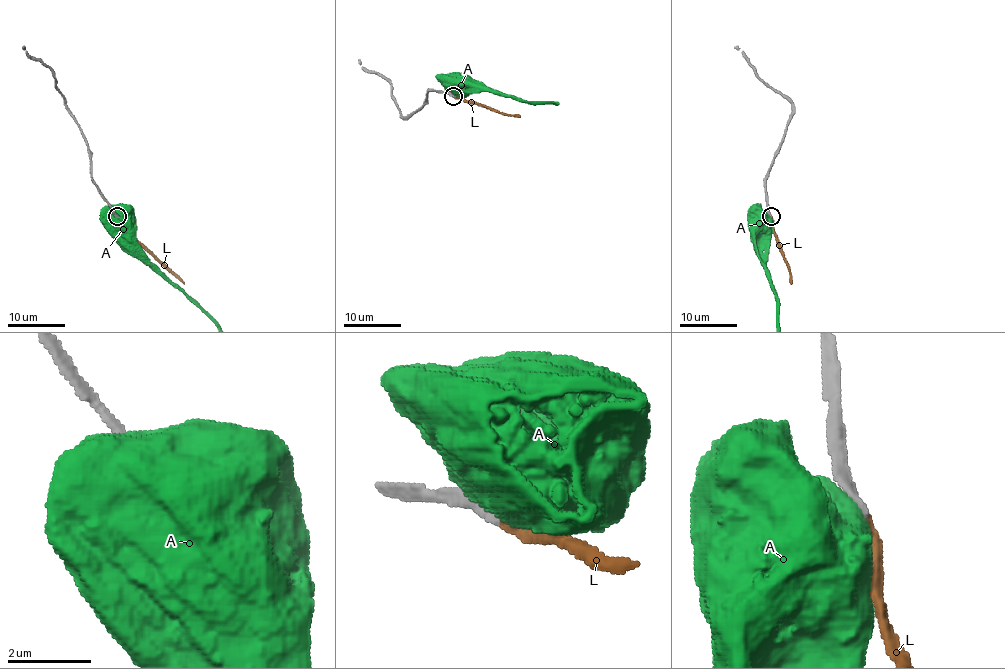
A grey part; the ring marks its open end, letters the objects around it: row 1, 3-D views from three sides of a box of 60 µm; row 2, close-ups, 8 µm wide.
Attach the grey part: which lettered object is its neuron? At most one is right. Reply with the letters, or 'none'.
L

